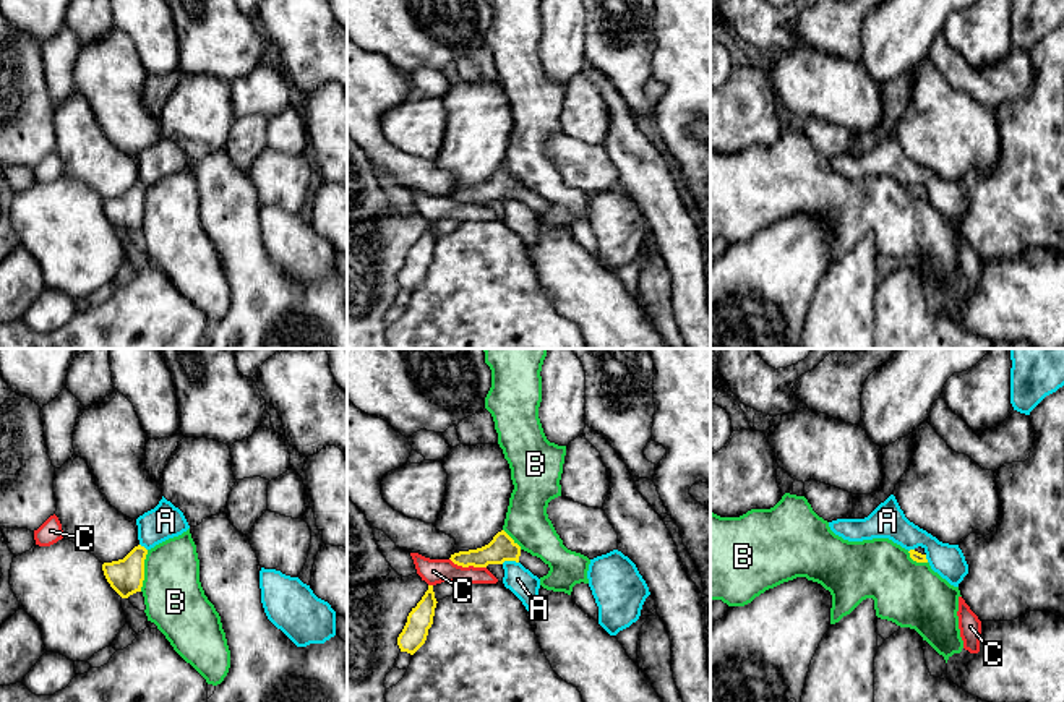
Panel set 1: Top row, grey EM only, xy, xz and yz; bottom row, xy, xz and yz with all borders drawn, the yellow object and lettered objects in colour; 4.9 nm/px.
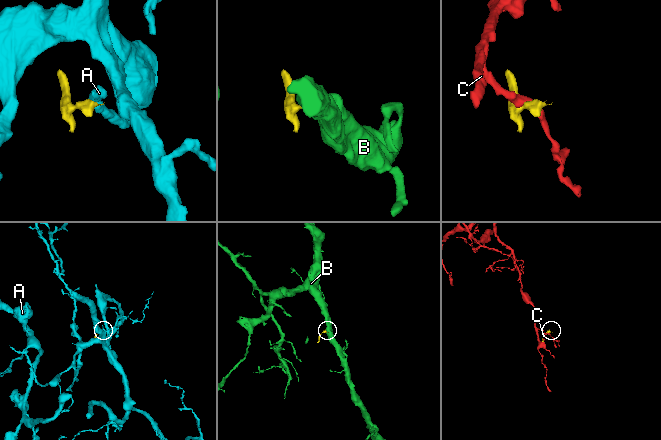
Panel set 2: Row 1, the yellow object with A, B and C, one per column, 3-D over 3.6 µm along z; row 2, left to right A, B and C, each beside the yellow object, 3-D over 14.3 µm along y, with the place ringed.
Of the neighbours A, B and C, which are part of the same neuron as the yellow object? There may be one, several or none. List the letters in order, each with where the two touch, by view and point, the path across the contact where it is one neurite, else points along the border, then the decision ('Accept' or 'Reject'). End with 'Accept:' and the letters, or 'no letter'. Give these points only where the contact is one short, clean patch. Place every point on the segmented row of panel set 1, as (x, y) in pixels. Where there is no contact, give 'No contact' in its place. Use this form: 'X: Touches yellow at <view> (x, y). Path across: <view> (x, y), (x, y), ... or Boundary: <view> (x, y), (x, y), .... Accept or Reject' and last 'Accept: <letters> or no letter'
A: Touches yellow at xz (510, 560). Boundary: xz (518, 561), (501, 563). Reject
B: Touches yellow at xy (143, 571). Boundary: xy (148, 550), (140, 590). Reject
C: Touches yellow at xz (467, 566). Boundary: xz (450, 558), (463, 566), (485, 568). Reject
Accept: no letter

